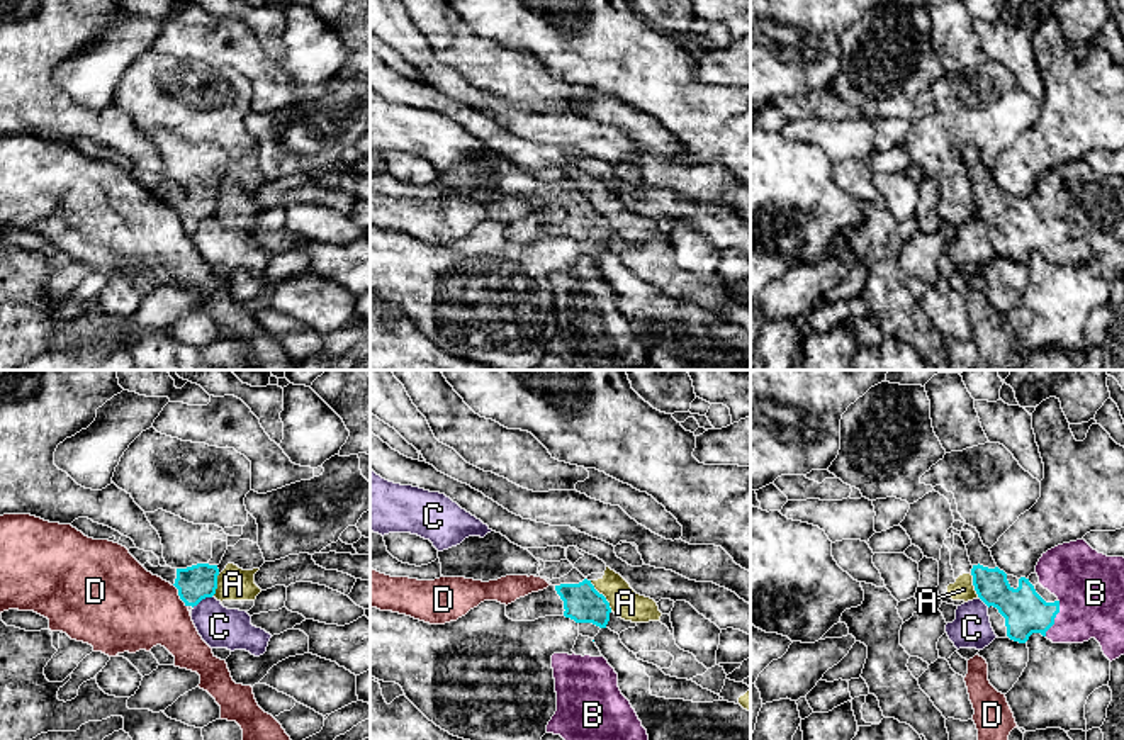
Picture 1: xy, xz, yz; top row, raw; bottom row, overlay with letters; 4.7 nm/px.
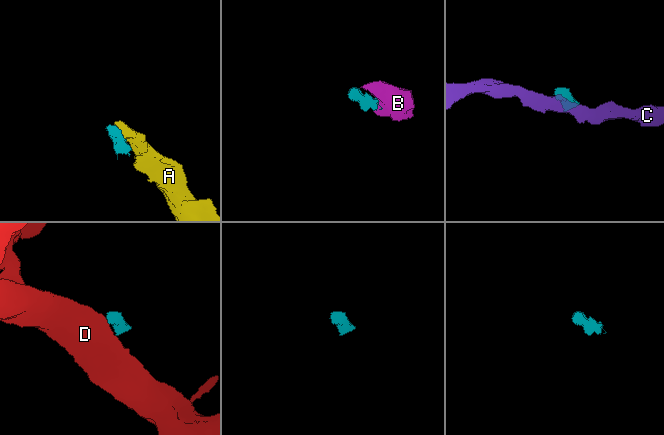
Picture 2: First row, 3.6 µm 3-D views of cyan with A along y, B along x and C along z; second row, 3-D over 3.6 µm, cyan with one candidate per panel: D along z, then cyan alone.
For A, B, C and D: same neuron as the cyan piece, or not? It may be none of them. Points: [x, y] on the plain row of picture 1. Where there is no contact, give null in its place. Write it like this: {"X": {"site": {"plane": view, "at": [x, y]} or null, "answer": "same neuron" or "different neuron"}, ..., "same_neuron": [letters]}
{"A": {"site": {"plane": "xz", "at": [603, 216]}, "answer": "different neuron"}, "B": {"site": {"plane": "yz", "at": [1055, 236]}, "answer": "same neuron"}, "C": {"site": {"plane": "xy", "at": [202, 218]}, "answer": "different neuron"}, "D": {"site": {"plane": "xy", "at": [179, 214]}, "answer": "different neuron"}, "same_neuron": ["B"]}

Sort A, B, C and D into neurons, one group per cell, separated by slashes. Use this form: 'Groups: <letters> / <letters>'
Groups: A / B / C / D

